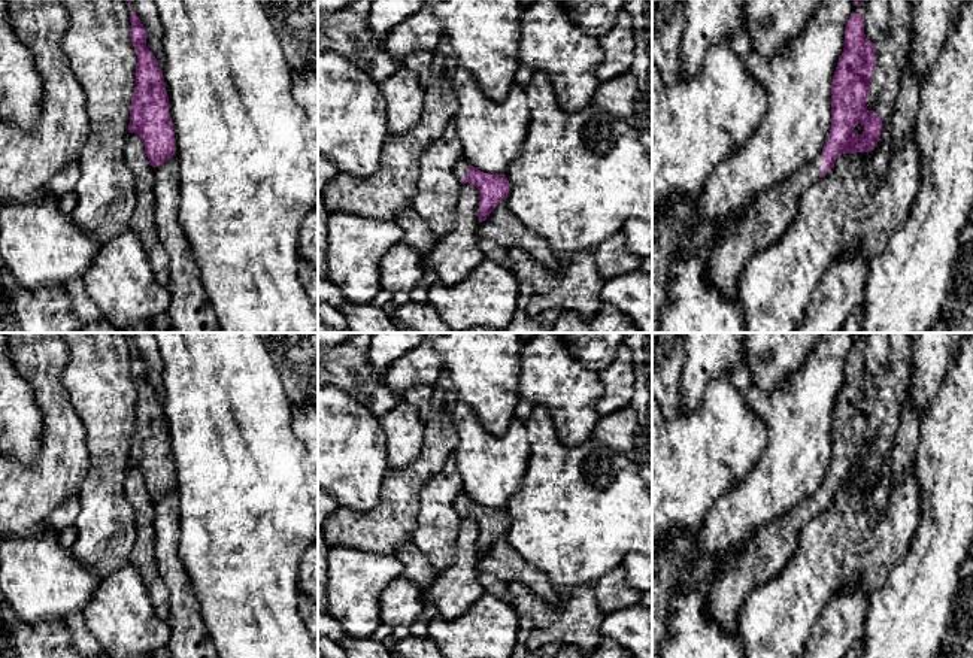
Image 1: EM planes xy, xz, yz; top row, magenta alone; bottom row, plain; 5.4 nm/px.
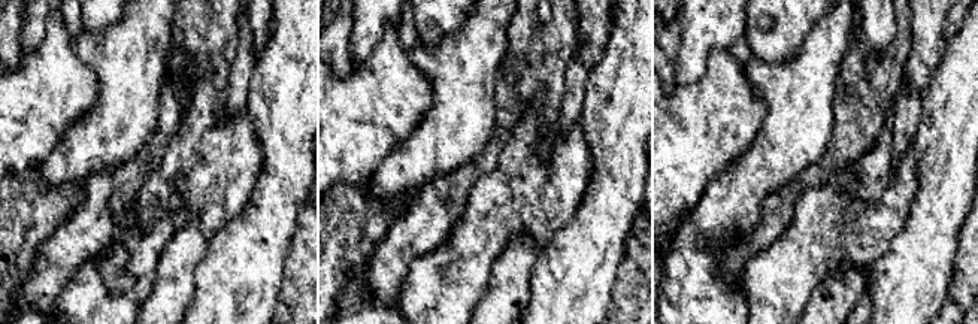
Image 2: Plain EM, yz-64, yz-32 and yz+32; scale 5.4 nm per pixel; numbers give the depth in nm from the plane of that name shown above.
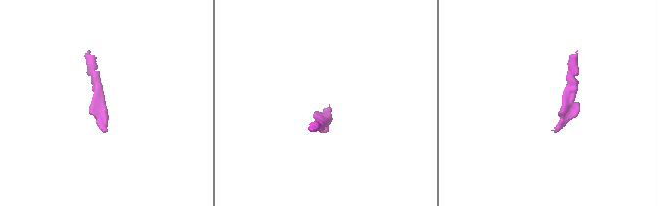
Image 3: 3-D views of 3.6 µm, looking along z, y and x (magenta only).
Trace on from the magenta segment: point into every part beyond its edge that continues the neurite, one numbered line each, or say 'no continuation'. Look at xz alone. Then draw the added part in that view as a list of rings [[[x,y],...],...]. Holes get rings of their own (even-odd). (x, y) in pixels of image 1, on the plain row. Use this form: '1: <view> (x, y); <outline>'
1: xz (461, 502); [[[461,492],[455,500],[457,512],[463,515],[467,509],[467,504],[469,504],[469,497],[464,492]]]

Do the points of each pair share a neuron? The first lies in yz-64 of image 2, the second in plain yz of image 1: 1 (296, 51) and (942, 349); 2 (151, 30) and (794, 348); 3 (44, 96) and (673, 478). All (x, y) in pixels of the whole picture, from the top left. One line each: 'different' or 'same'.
1: different
2: different
3: same

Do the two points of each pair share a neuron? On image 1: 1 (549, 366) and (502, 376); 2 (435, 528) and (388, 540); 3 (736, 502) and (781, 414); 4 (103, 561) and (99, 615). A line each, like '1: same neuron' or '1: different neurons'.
1: different neurons
2: different neurons
3: same neuron
4: different neurons

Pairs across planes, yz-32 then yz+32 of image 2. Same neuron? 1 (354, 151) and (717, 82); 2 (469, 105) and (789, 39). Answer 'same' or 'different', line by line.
1: same
2: different

